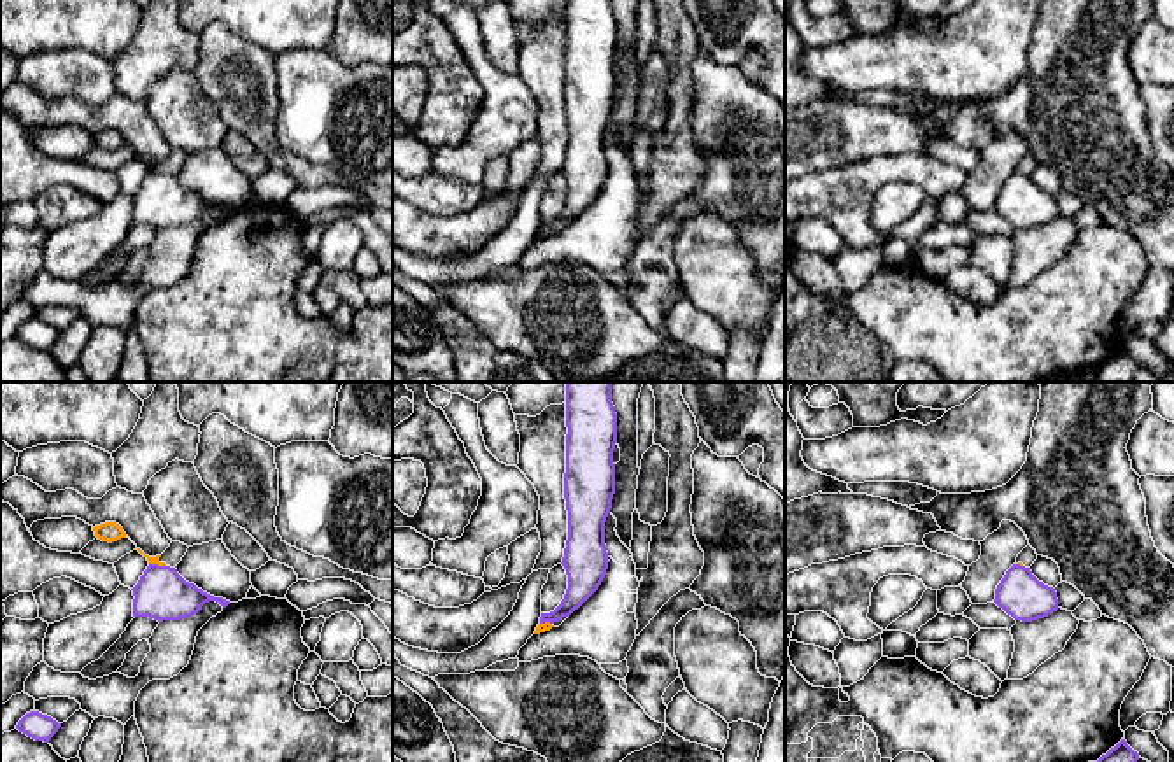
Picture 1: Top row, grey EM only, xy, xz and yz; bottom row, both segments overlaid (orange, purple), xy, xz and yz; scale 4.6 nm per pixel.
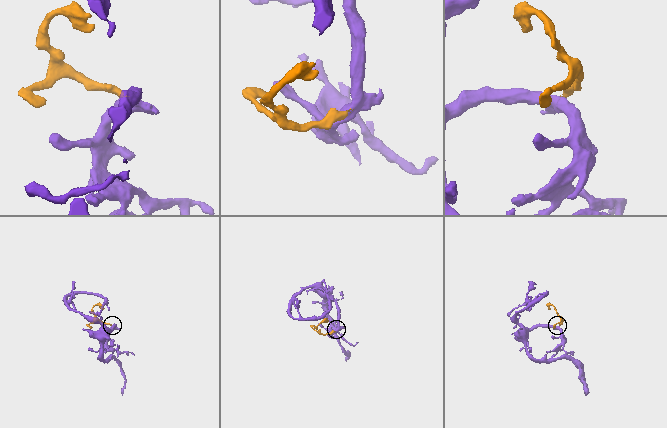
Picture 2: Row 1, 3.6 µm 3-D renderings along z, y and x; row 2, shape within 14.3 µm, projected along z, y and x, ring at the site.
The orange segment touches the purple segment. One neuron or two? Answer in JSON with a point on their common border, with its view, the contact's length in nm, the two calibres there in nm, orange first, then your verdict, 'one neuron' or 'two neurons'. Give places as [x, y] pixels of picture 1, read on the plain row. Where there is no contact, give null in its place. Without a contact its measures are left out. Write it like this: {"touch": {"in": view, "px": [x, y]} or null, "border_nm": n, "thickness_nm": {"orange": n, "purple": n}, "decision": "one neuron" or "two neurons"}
{"touch": {"in": "xy", "px": [158, 172]}, "border_nm": 80, "thickness_nm": {"orange": 30, "purple": 240}, "decision": "two neurons"}

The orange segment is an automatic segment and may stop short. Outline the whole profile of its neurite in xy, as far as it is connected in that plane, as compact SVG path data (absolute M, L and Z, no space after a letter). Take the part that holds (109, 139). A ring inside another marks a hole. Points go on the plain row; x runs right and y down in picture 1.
M105 130L105 131L95 133L93 138L98 147L109 149L109 151L126 145L126 140L116 130Z

